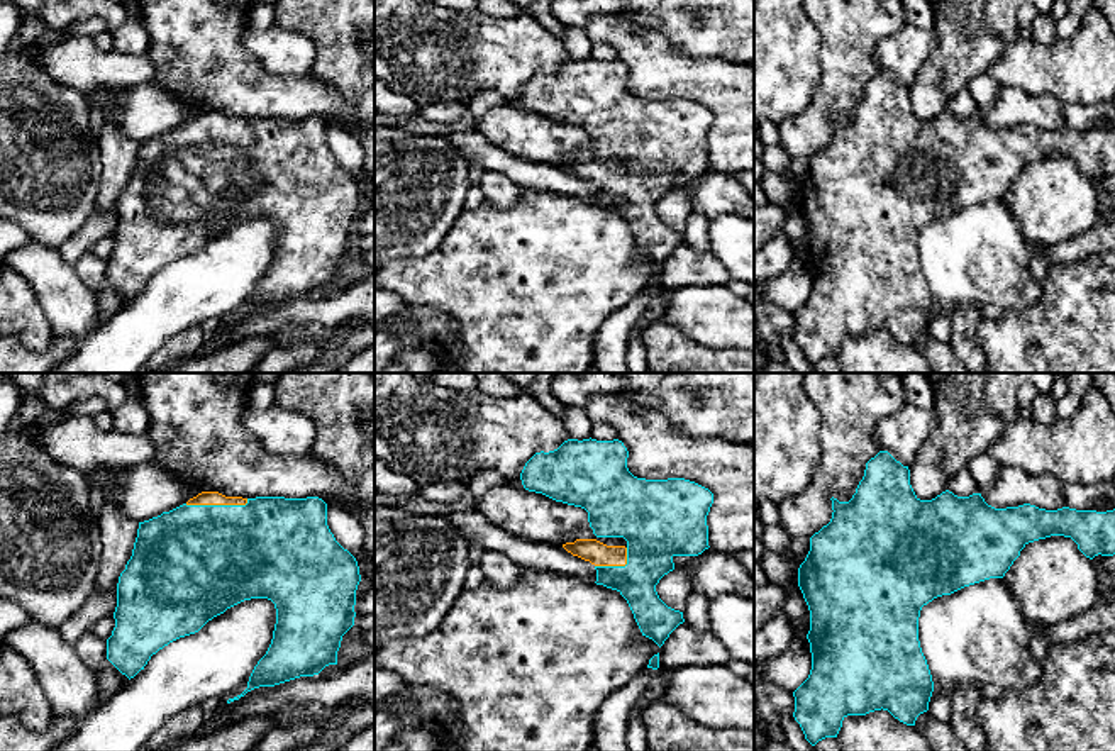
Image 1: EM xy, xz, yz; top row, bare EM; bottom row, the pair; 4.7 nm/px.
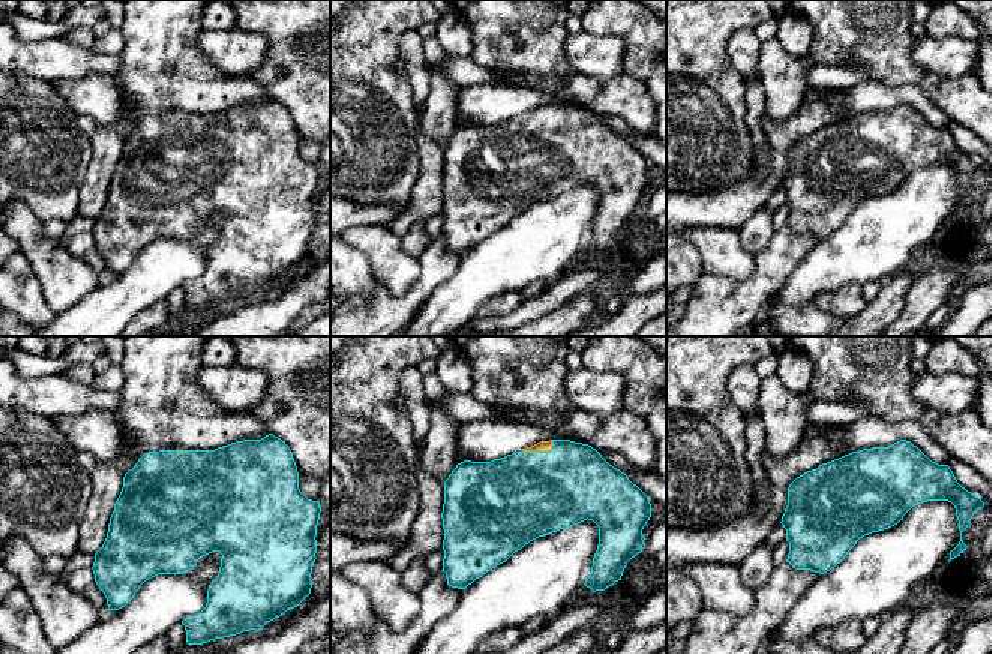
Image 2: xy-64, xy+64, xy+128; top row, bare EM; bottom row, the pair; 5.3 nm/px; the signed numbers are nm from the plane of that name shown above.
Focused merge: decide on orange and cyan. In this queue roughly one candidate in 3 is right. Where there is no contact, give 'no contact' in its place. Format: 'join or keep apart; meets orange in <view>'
join; meets orange in xy

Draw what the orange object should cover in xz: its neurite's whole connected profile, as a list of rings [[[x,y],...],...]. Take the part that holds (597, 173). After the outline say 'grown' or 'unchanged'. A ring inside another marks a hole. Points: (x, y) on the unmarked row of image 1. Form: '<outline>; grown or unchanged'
[[[568,59],[558,70],[535,73],[524,86],[520,100],[525,110],[542,114],[556,122],[581,127],[588,132],[588,142],[595,159],[576,159],[563,168],[596,190],[596,205],[617,210],[629,224],[642,256],[659,268],[669,254],[685,242],[683,232],[668,227],[657,215],[659,200],[674,190],[674,176],[698,176],[708,170],[707,136],[713,124],[713,114],[685,98],[646,100],[634,97],[627,88],[629,71],[622,61]],[[600,158],[624,158],[625,166],[607,166]]]; grown

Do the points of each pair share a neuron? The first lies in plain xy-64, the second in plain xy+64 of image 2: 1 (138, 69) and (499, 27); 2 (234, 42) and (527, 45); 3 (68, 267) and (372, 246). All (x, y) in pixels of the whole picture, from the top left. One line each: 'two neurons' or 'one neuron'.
1: one neuron
2: two neurons
3: one neuron

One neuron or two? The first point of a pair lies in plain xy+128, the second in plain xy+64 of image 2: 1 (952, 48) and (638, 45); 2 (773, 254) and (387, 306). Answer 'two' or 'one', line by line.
1: two
2: one

